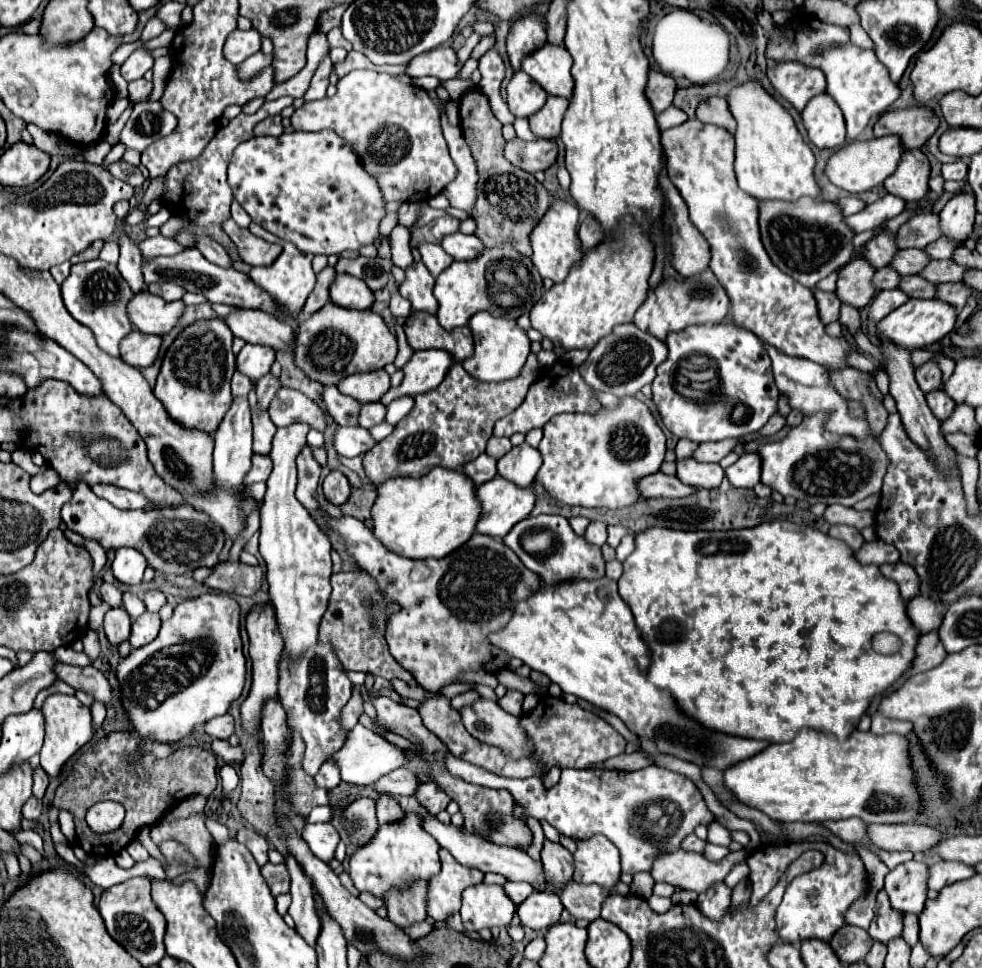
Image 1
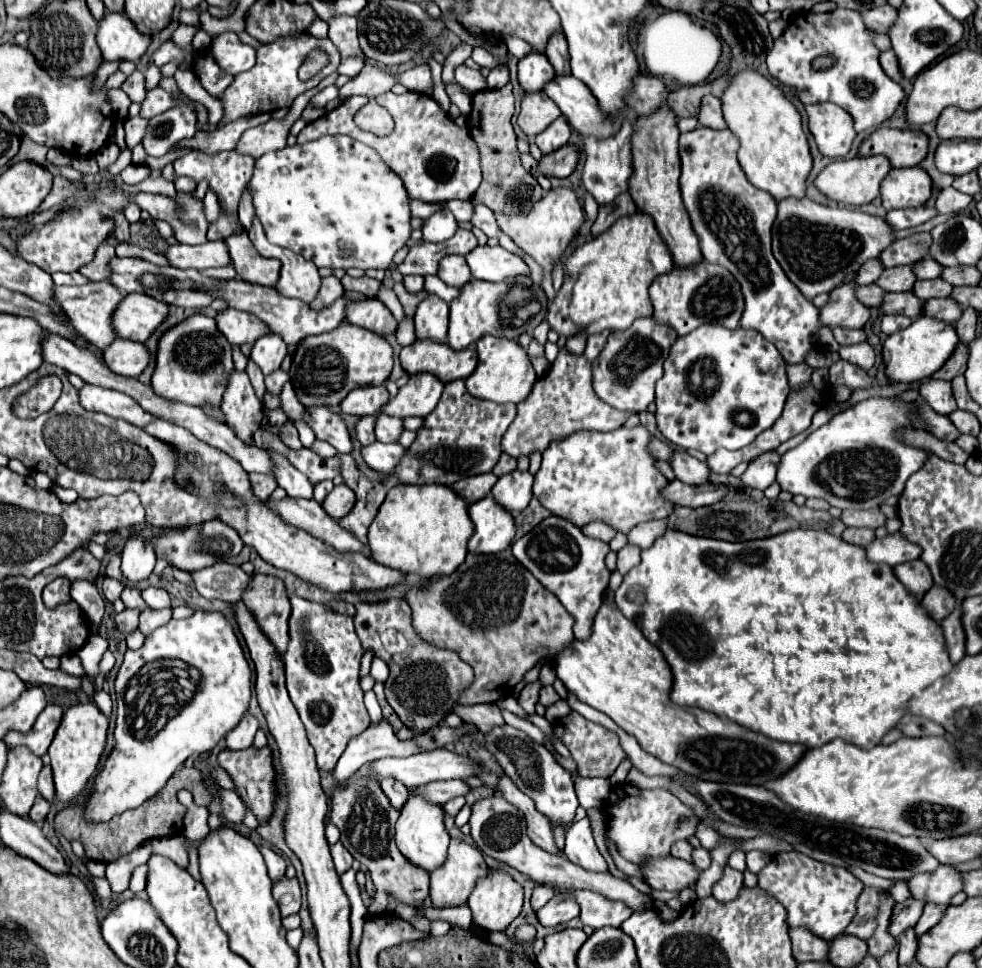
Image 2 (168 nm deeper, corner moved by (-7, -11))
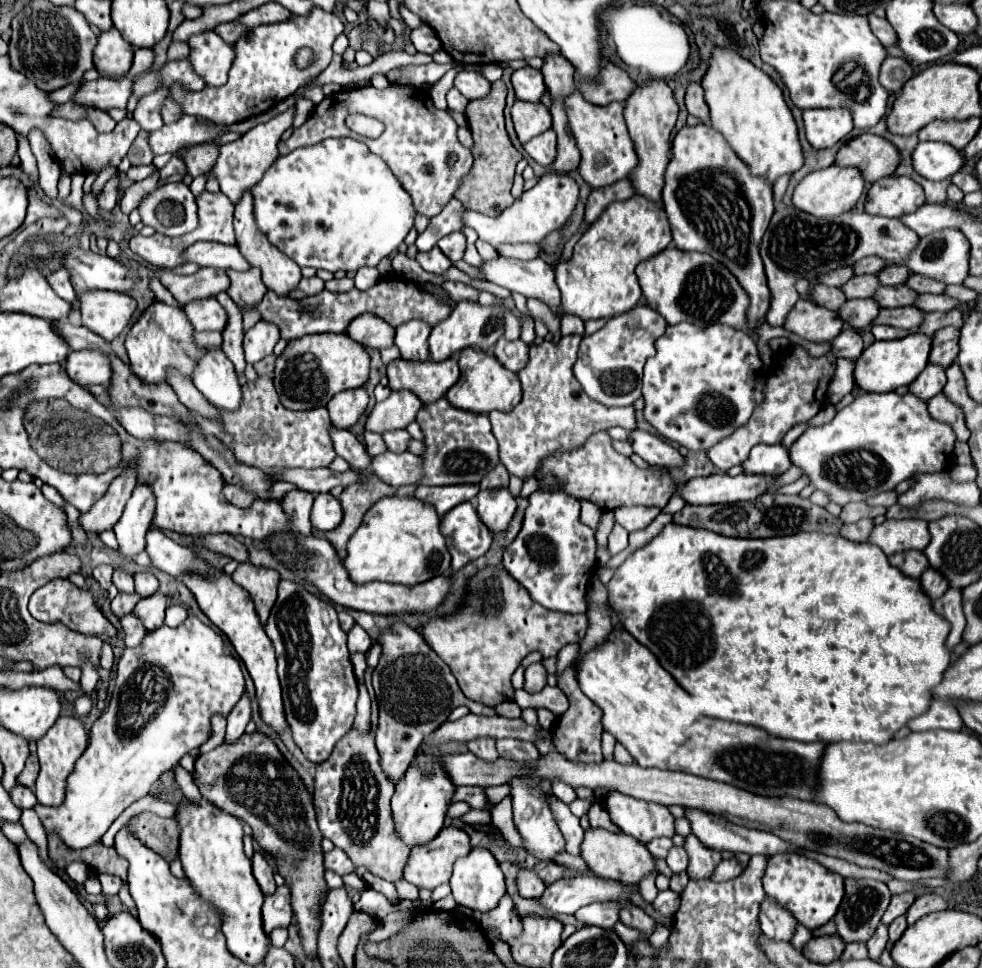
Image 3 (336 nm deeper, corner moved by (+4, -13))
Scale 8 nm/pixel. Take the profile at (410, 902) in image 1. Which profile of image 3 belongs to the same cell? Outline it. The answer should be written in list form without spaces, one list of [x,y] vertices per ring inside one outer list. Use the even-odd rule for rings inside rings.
[[[350,728],[332,750],[332,756],[316,766],[314,806],[318,826],[324,838],[344,850],[356,866],[366,866],[384,880],[400,880],[410,848],[400,840],[392,822],[390,798],[394,784],[380,766],[380,754],[374,744],[372,730],[366,734]]]

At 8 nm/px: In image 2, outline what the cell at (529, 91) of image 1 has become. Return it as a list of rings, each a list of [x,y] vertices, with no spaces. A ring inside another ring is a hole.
[[[525,92],[521,100],[521,112],[519,112],[517,124],[529,138],[533,138],[539,132],[543,132],[559,114],[561,110],[549,102],[547,94]]]

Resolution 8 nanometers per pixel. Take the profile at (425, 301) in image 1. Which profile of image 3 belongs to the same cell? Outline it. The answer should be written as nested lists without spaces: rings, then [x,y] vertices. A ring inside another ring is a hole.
[[[410,320],[396,328],[394,346],[400,350],[400,358],[404,360],[428,360],[428,336],[430,326],[420,320]]]

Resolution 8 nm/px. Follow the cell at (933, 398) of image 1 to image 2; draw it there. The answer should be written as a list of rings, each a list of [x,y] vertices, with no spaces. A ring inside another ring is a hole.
[[[925,380],[919,388],[919,394],[925,398],[925,402],[943,416],[949,416],[951,412],[957,410],[955,398],[951,394],[951,384],[949,382],[939,382],[939,380]]]

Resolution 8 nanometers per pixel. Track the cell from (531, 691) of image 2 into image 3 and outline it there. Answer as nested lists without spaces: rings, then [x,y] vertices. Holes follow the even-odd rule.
[[[536,662],[532,664],[528,670],[526,670],[526,684],[524,684],[524,690],[526,692],[540,692],[544,686],[546,686],[546,668],[542,662]]]

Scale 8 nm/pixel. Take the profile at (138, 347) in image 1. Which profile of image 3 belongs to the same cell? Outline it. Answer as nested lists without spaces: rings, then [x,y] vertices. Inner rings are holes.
[[[96,350],[70,352],[64,368],[66,368],[66,374],[80,386],[90,386],[90,384],[108,386],[110,382],[108,356]]]

